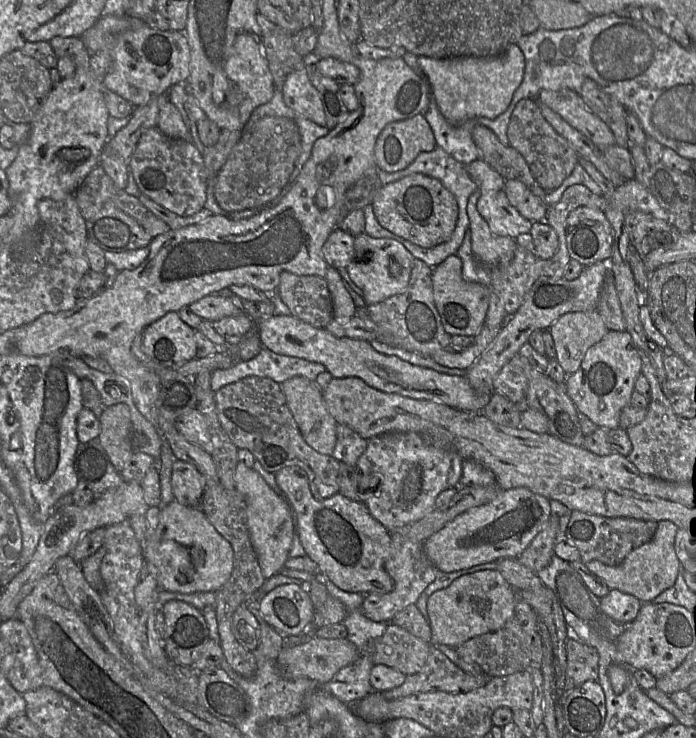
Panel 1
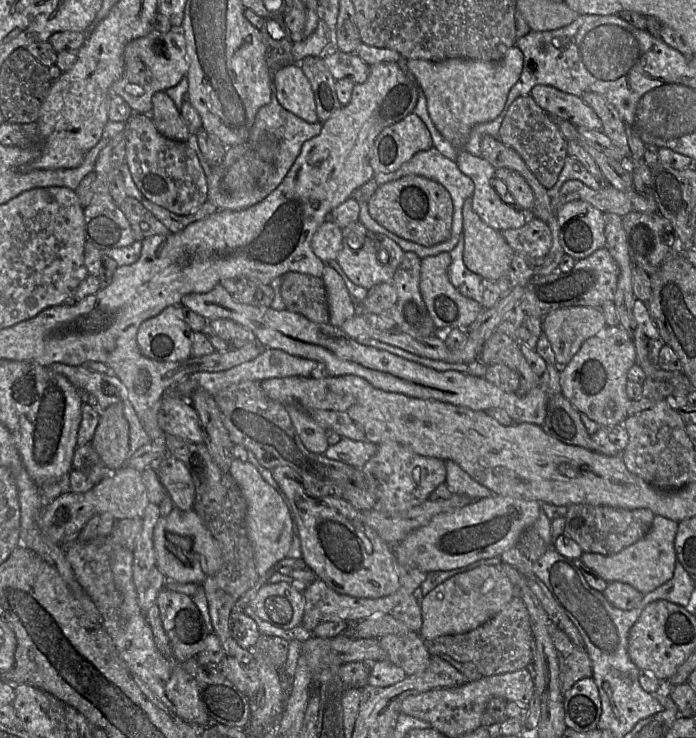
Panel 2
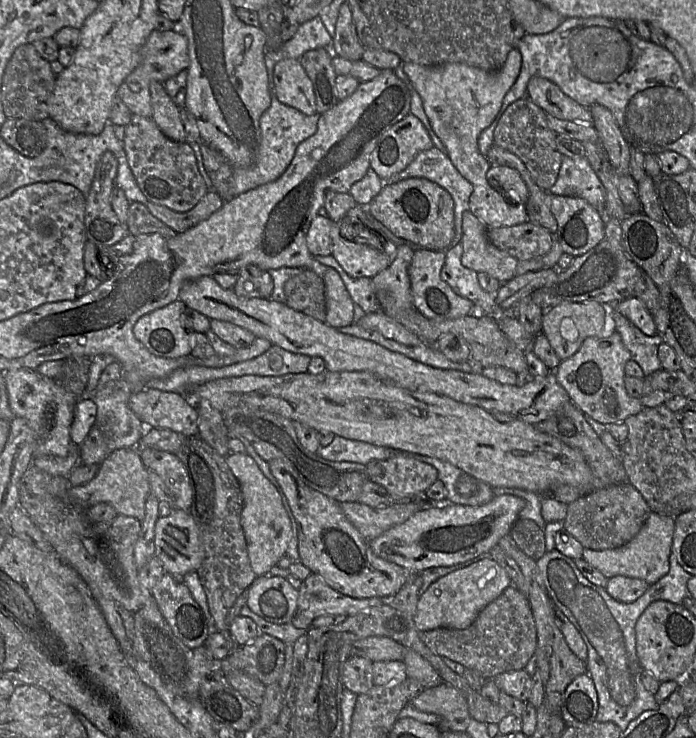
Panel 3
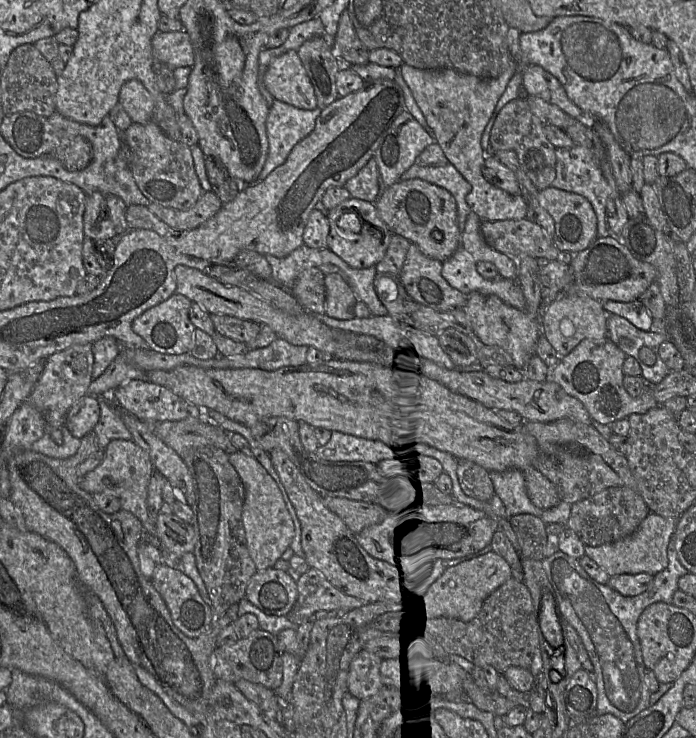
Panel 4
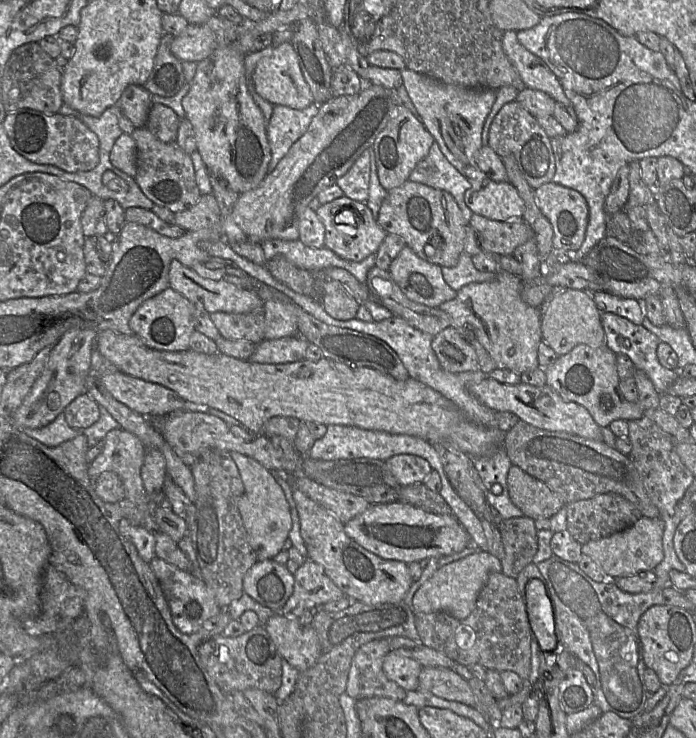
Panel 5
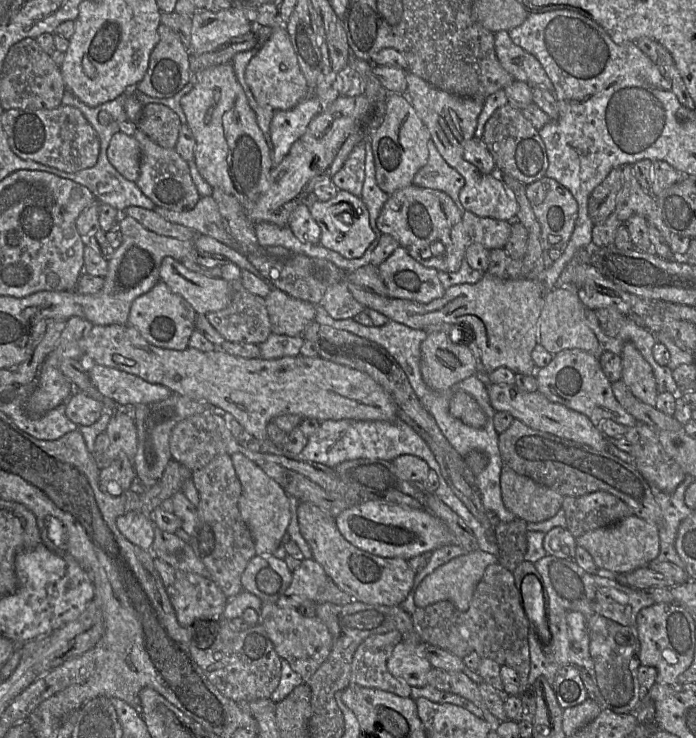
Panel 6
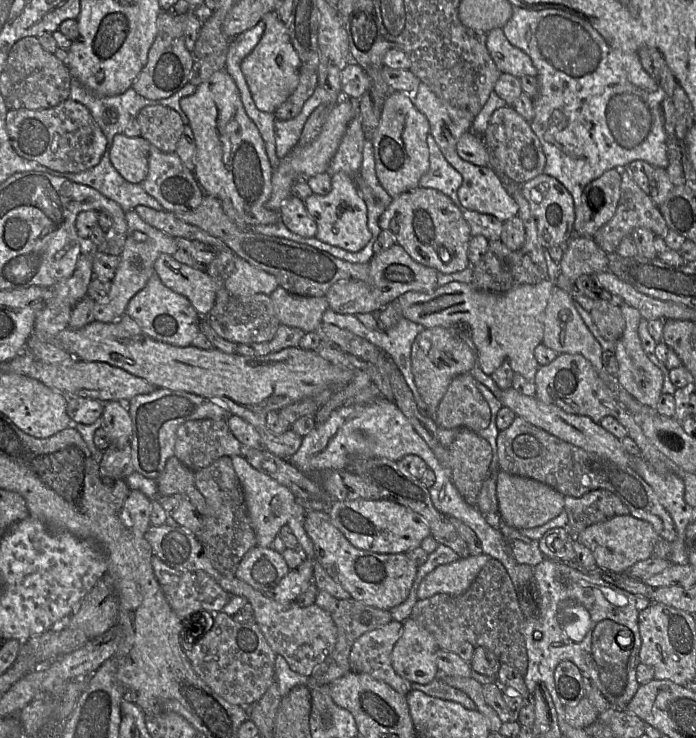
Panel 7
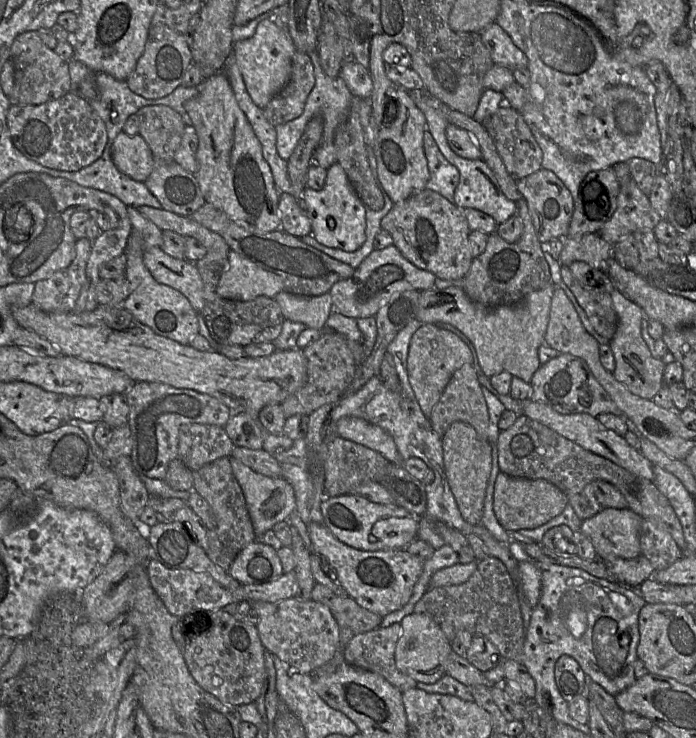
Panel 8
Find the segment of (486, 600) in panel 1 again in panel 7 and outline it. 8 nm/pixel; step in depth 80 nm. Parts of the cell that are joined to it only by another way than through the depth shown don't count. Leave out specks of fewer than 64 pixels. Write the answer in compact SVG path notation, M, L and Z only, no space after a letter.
M482 553L458 558L452 563L437 566L419 584L418 600L429 598L438 593L450 595L464 593L491 558L493 557Z

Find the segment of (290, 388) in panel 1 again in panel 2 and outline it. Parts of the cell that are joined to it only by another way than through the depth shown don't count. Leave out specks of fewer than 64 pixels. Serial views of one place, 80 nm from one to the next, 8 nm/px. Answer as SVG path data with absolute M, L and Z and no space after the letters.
M286 406L302 443L311 452L323 454L329 447L327 431L297 406Z

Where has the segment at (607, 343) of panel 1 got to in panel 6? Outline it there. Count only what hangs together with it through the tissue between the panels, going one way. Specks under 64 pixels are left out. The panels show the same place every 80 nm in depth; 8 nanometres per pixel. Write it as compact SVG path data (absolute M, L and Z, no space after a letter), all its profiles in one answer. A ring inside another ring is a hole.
M631 341L624 344L620 356L622 359L621 379L636 398L655 407L659 393L651 365ZM568 349L554 355L552 361L536 370L537 391L550 401L587 415L599 427L606 419L612 419L626 427L637 424L637 419L628 413L616 399L612 382L604 373L600 361L592 354L580 349Z

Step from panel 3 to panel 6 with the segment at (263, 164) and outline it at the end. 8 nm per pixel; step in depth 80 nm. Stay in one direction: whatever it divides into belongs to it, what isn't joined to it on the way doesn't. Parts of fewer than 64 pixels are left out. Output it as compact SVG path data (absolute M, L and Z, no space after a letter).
M315 93L291 109L274 111L270 123L274 166L282 161L292 144L305 133L310 121L320 112L320 101Z

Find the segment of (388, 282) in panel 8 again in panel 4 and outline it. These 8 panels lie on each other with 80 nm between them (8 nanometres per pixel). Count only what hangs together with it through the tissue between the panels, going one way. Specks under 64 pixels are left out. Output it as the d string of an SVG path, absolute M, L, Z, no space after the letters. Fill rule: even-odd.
M411 244L399 275L399 280L408 296L414 301L437 311L461 309L467 296L454 289L442 276L442 261L424 255L416 245ZM328 274L324 278L325 314L338 320L355 318L358 301L352 288L341 274Z

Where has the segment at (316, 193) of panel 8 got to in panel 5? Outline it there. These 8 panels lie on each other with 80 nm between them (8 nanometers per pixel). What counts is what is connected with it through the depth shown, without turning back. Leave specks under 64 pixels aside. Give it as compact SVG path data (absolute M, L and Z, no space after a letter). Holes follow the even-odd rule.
M345 195L329 203L321 204L316 210L316 214L325 227L324 246L332 250L339 257L346 260L360 262L368 256L376 254L387 235L386 231L378 224L377 219L374 217L371 209L365 202L350 199ZM345 208L352 209L356 214L355 228L347 224L335 224L335 215Z

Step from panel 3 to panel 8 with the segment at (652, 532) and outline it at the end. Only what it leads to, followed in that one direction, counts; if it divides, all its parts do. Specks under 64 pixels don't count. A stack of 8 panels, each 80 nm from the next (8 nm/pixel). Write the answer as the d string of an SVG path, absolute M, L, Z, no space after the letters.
M608 508L583 520L579 532L590 540L598 559L632 559L641 555L642 520L629 508Z

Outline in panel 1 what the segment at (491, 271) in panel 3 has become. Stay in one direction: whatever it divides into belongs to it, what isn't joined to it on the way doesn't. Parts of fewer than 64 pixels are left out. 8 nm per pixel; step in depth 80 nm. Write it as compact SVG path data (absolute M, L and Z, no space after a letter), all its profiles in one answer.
M477 189L471 194L467 204L471 247L475 259L481 265L492 270L512 259L517 243L515 239L498 236L491 231L487 222L477 210L480 195L481 192Z

